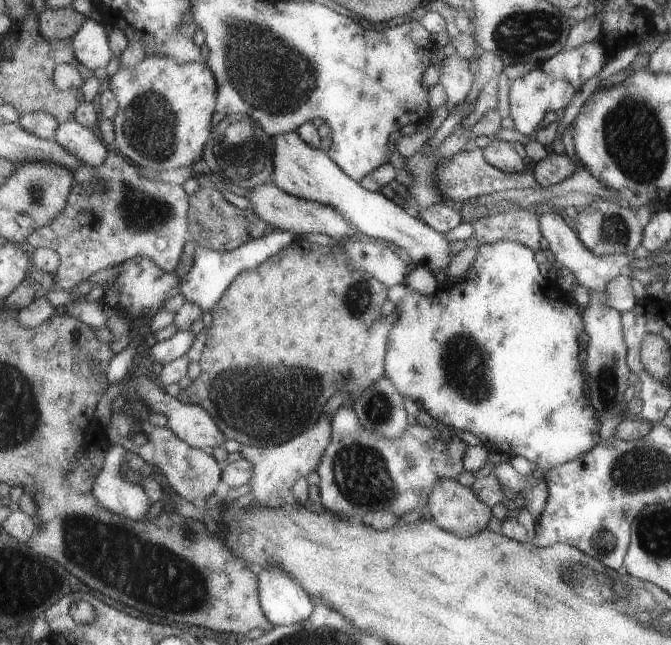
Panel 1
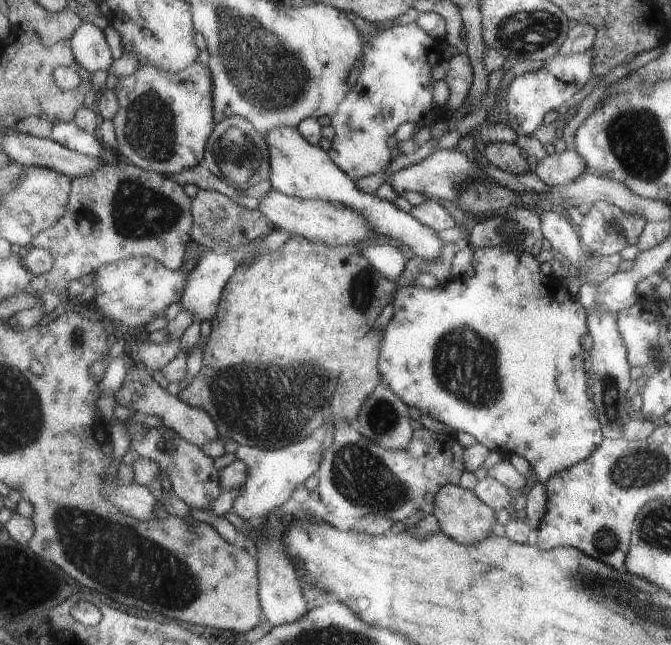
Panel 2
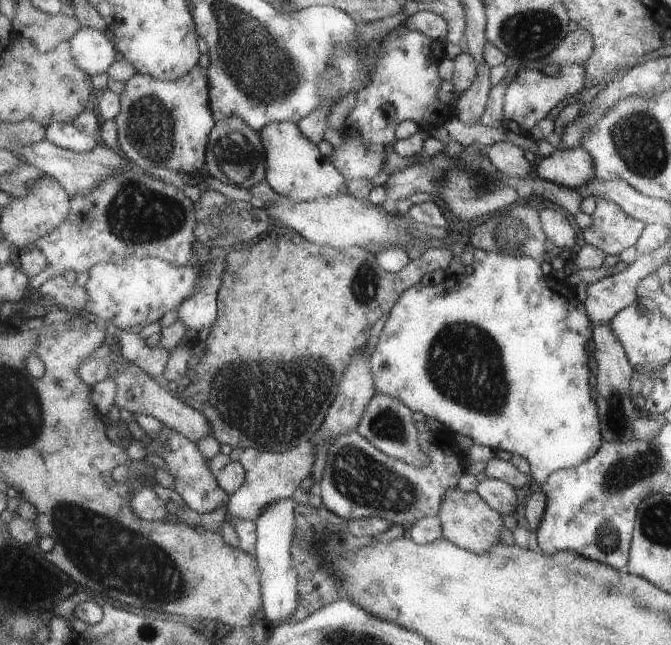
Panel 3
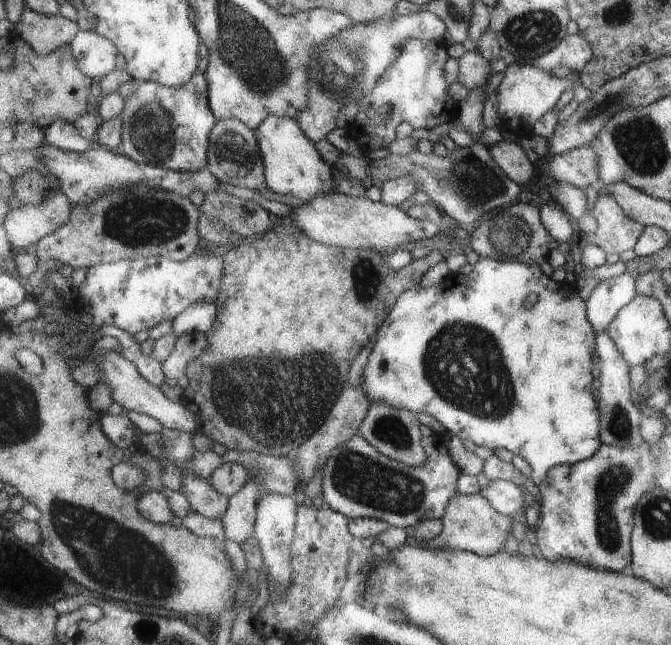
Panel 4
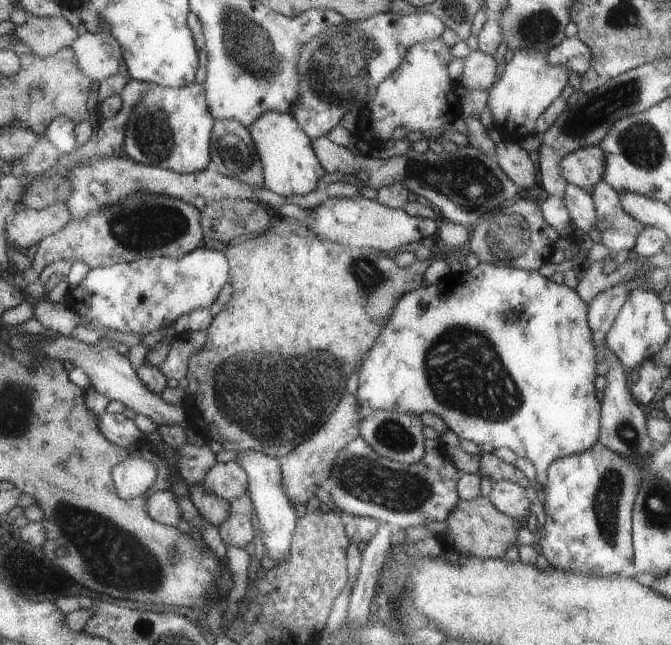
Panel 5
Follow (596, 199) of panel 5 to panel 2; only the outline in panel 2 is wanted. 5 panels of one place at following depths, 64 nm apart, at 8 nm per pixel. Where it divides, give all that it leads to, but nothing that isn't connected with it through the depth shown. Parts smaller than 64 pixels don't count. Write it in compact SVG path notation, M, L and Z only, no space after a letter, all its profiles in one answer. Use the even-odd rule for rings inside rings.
M595 202L583 216L577 236L585 252L613 256L619 254L625 246L637 244L645 224L647 220L637 214L623 212L609 202Z

